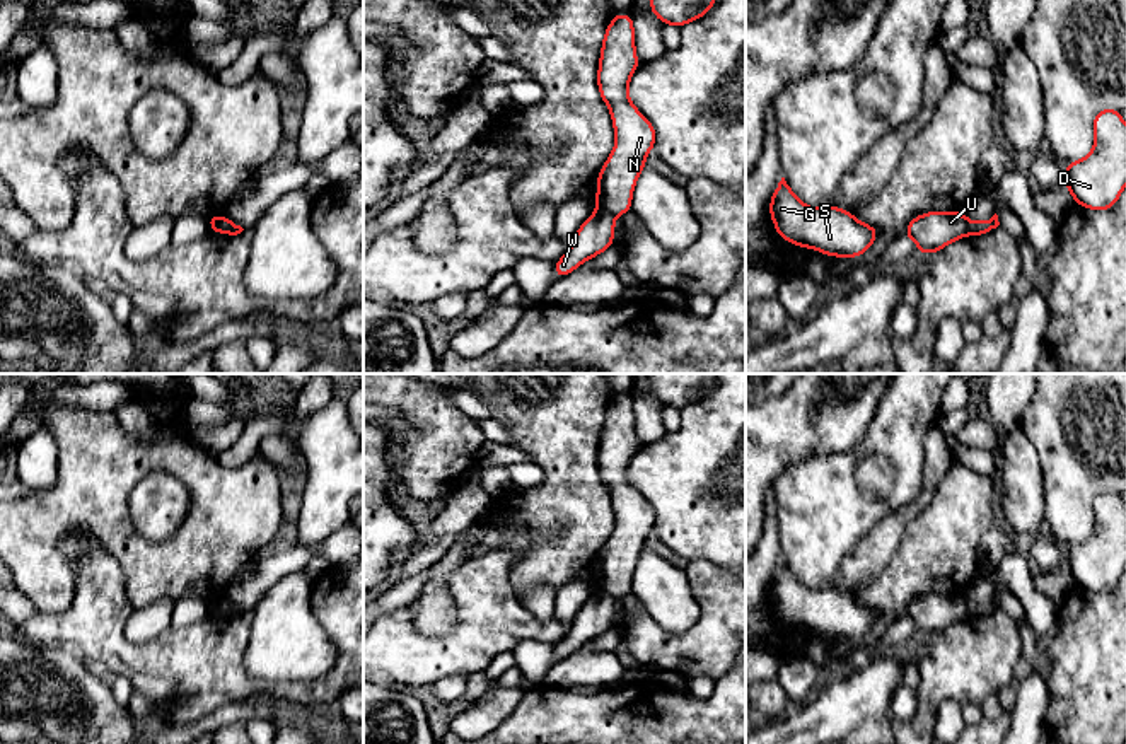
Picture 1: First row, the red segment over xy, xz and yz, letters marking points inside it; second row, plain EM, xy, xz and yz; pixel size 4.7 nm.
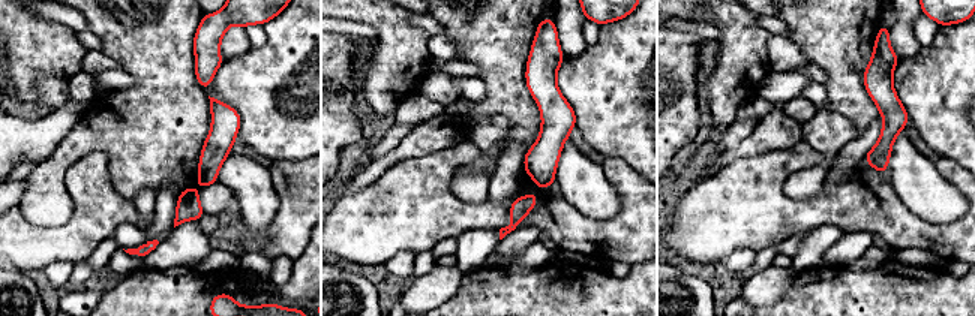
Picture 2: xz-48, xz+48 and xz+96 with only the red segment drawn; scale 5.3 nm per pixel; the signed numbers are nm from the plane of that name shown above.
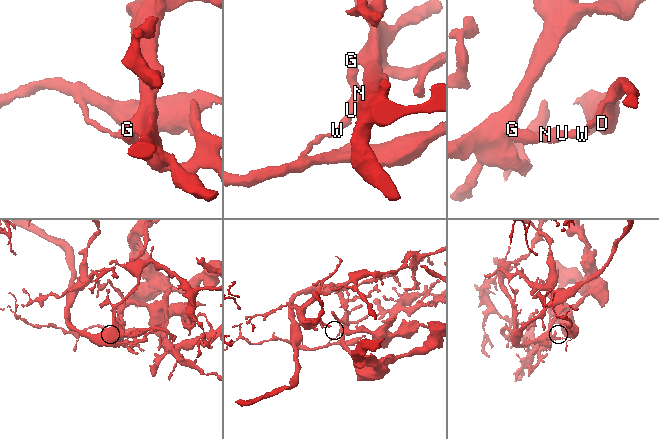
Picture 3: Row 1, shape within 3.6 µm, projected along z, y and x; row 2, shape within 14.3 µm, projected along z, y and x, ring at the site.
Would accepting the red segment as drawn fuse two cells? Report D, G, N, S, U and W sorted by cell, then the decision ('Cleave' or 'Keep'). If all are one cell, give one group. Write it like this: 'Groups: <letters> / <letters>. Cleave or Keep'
Groups: D W / G N S U. Cleave

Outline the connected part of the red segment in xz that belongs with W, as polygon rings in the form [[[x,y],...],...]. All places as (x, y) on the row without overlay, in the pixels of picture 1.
[[[597,592],[577,613],[568,635],[554,645],[558,660],[566,659],[583,643],[601,636],[614,625],[614,602],[616,597]]]

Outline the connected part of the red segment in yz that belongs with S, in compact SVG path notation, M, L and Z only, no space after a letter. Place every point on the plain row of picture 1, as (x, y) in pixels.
M785 560L773 575L769 596L781 621L827 638L862 638L879 618L879 611L856 602L853 596L834 587L807 589L795 578Z

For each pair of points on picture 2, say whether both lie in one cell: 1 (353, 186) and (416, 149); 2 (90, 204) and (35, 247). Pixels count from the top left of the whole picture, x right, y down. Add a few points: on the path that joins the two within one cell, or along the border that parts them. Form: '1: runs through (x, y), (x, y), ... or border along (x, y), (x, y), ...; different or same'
1: runs through (368, 175), (401, 152); same
2: runs through (83, 219), (57, 244), (50, 244); same

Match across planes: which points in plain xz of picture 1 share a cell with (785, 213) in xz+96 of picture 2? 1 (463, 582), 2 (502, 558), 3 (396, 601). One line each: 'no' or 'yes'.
1: yes
2: yes
3: no

